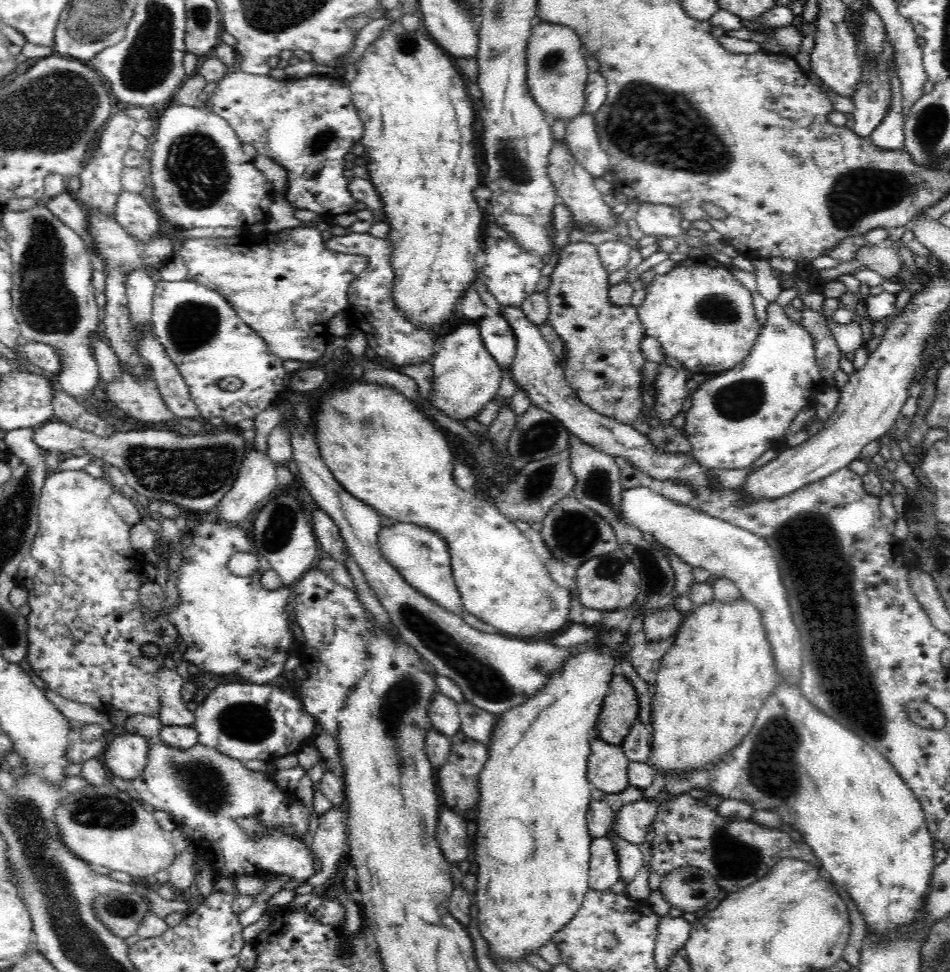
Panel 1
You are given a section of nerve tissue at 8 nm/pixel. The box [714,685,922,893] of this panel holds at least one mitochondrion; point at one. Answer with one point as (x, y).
(771, 767)

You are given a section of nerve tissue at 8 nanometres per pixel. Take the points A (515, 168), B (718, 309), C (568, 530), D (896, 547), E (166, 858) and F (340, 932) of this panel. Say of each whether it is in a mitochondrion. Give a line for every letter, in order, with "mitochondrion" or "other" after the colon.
A: mitochondrion
B: mitochondrion
C: mitochondrion
D: other
E: other
F: other

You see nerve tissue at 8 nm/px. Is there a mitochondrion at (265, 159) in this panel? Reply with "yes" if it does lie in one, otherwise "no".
no

